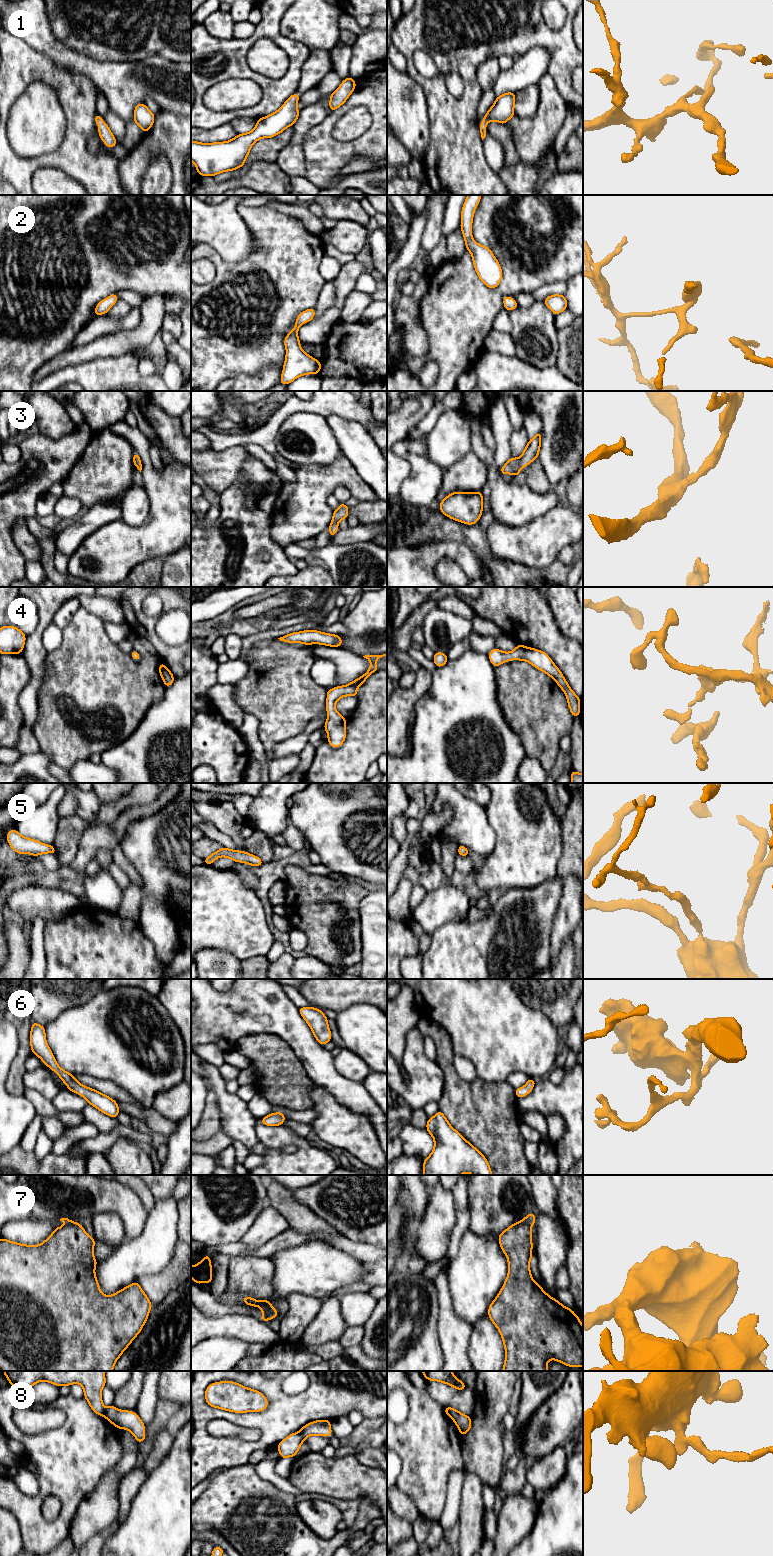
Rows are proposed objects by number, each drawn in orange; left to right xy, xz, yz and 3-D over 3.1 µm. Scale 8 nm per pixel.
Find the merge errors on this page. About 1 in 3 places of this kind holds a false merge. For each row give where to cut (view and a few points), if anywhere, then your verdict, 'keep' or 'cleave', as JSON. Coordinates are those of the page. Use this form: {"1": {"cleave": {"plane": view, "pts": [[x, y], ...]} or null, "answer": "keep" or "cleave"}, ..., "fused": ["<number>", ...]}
{"1": {"cleave": null, "answer": "keep"}, "2": {"cleave": null, "answer": "keep"}, "3": {"cleave": null, "answer": "keep"}, "4": {"cleave": null, "answer": "keep"}, "5": {"cleave": null, "answer": "keep"}, "6": {"cleave": null, "answer": "keep"}, "7": {"cleave": {"plane": "yz", "pts": [[519, 1222], [525, 1223], [530, 1227]]}, "answer": "cleave"}, "8": {"cleave": {"plane": "xy", "pts": [[105, 1408], [103, 1415]]}, "answer": "cleave"}, "fused": ["7", "8"]}

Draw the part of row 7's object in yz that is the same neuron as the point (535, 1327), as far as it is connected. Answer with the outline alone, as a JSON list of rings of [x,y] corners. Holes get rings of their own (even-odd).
[[[514,1223],[499,1234],[498,1239],[508,1259],[508,1275],[488,1308],[488,1316],[503,1339],[505,1362],[502,1371],[548,1371],[550,1359],[570,1368],[583,1366],[583,1325],[580,1317],[550,1297],[531,1276],[531,1227]]]

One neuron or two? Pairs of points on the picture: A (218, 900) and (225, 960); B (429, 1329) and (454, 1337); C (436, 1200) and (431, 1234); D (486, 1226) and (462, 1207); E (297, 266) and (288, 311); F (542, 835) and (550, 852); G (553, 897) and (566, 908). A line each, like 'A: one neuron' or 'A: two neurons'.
A: two neurons
B: two neurons
C: one neuron
D: two neurons
E: one neuron
F: one neuron
G: two neurons

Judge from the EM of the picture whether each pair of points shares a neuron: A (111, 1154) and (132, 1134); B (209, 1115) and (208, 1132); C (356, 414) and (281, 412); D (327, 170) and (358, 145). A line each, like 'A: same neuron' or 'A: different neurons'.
A: different neurons
B: same neuron
C: same neuron
D: same neuron

